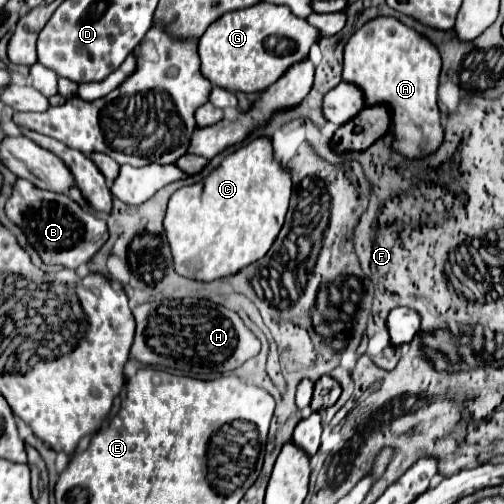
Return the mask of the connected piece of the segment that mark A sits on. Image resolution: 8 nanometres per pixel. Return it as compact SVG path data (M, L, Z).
M375 18L367 22L361 30L357 30L347 46L345 46L345 64L343 64L343 82L357 84L363 90L363 98L367 106L385 104L391 110L391 130L395 140L391 142L393 152L417 160L423 154L433 154L443 142L443 126L441 126L441 112L437 106L437 84L441 72L441 58L435 46L419 36L413 28L407 28L397 18Z

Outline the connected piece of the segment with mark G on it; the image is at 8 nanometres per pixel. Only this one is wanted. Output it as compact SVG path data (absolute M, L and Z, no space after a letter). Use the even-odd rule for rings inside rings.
M259 2L251 8L241 8L223 14L199 40L199 58L203 76L219 88L231 92L263 92L277 82L295 62L309 56L309 48L317 44L321 32L297 18L287 6Z

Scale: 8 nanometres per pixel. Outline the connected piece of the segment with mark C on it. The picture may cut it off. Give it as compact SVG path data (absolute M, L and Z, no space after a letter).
M255 138L225 156L223 164L205 180L179 188L163 220L173 268L179 276L213 282L233 276L267 254L289 208L291 176L273 158L267 138Z

